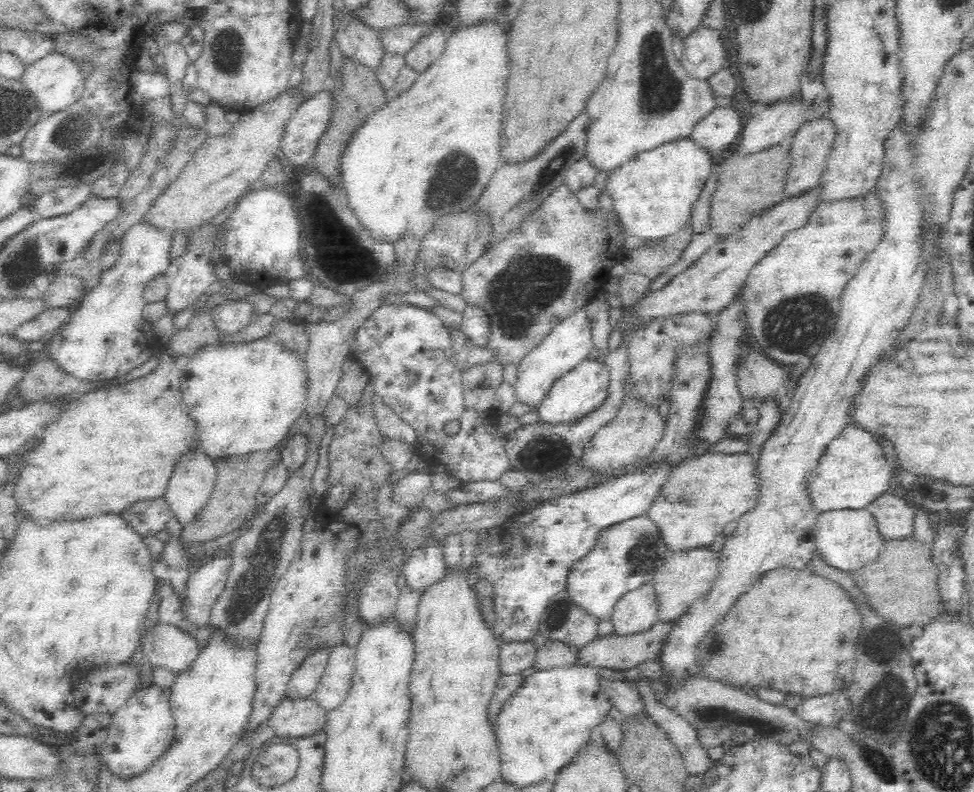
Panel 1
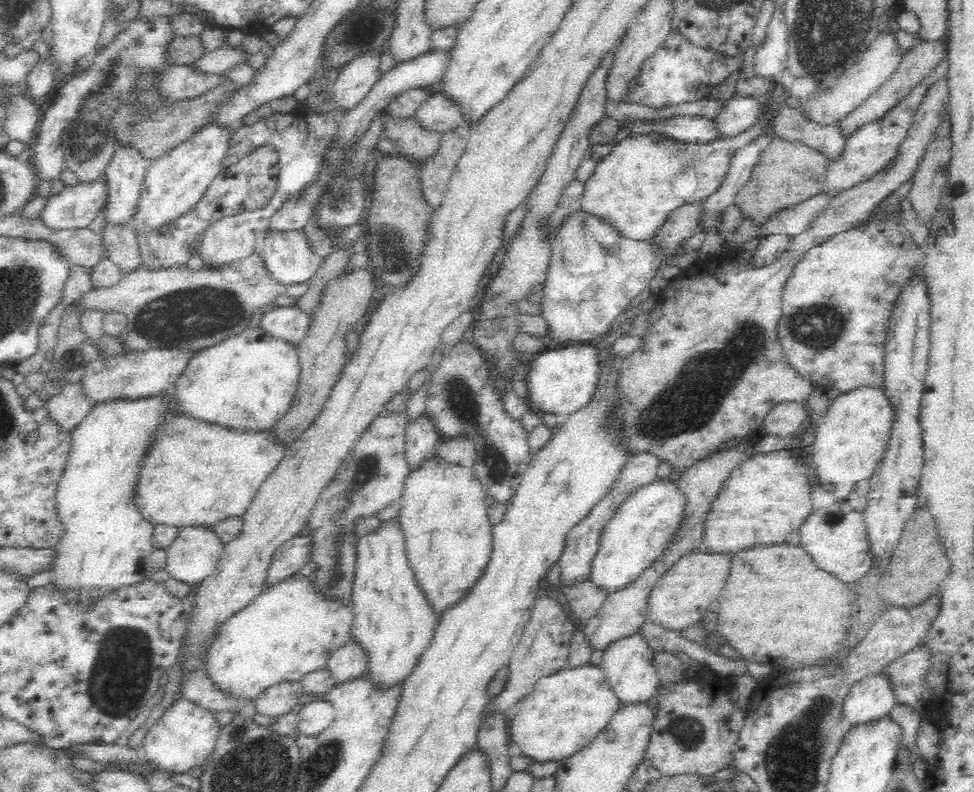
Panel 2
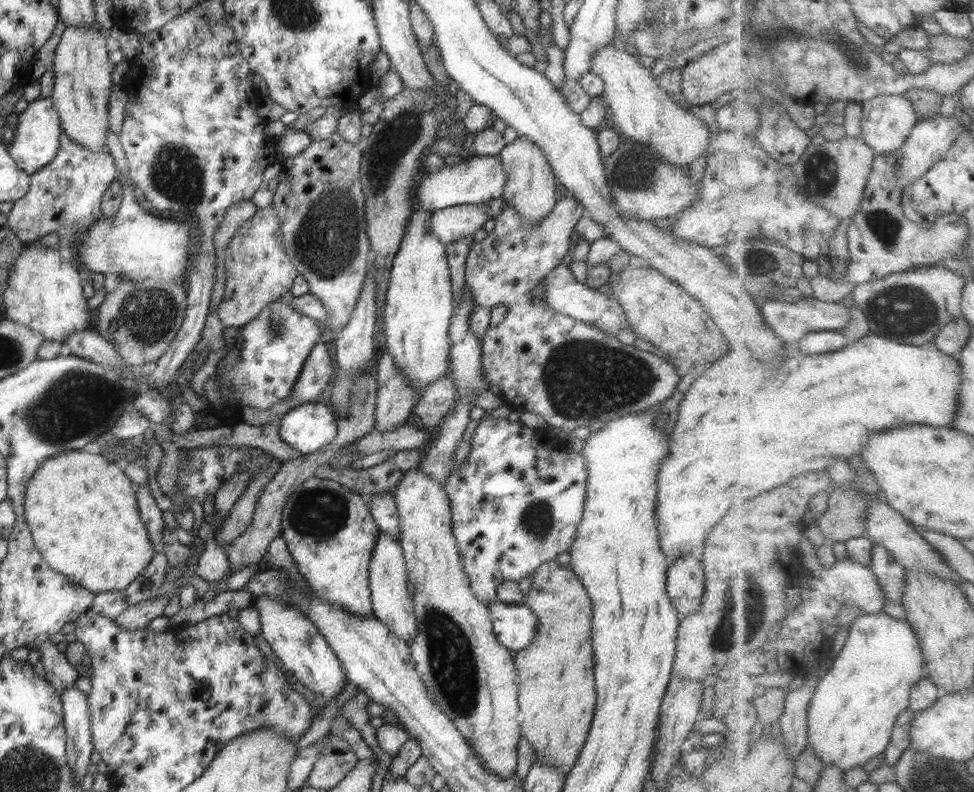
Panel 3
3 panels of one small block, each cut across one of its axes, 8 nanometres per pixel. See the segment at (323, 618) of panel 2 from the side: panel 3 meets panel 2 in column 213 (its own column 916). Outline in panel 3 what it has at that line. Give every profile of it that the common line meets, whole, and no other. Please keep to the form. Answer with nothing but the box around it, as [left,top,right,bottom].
[809,611,928,772]

